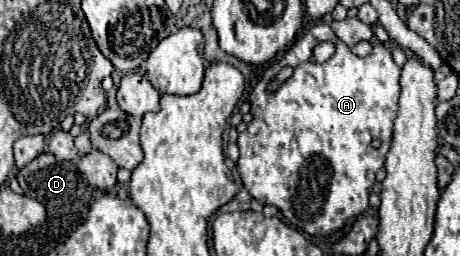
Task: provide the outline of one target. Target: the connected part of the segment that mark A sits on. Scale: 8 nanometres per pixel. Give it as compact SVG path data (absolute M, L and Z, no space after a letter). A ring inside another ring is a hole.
M317 21L315 27L295 41L283 59L265 69L263 77L249 95L253 121L243 133L239 133L237 139L241 153L237 169L249 195L261 205L275 205L289 225L305 231L311 237L329 237L333 231L343 229L349 219L363 215L369 209L369 195L375 183L375 173L383 167L391 145L393 119L397 115L397 101L401 93L399 75L401 69L393 63L391 53L383 43L377 41L367 57L357 57L341 39L337 39L325 21ZM323 41L331 41L335 45L335 55L321 65L313 61L313 49ZM285 65L293 67L293 75L273 95L269 95L269 79L275 77L277 71ZM373 137L381 139L379 149L371 147Z

